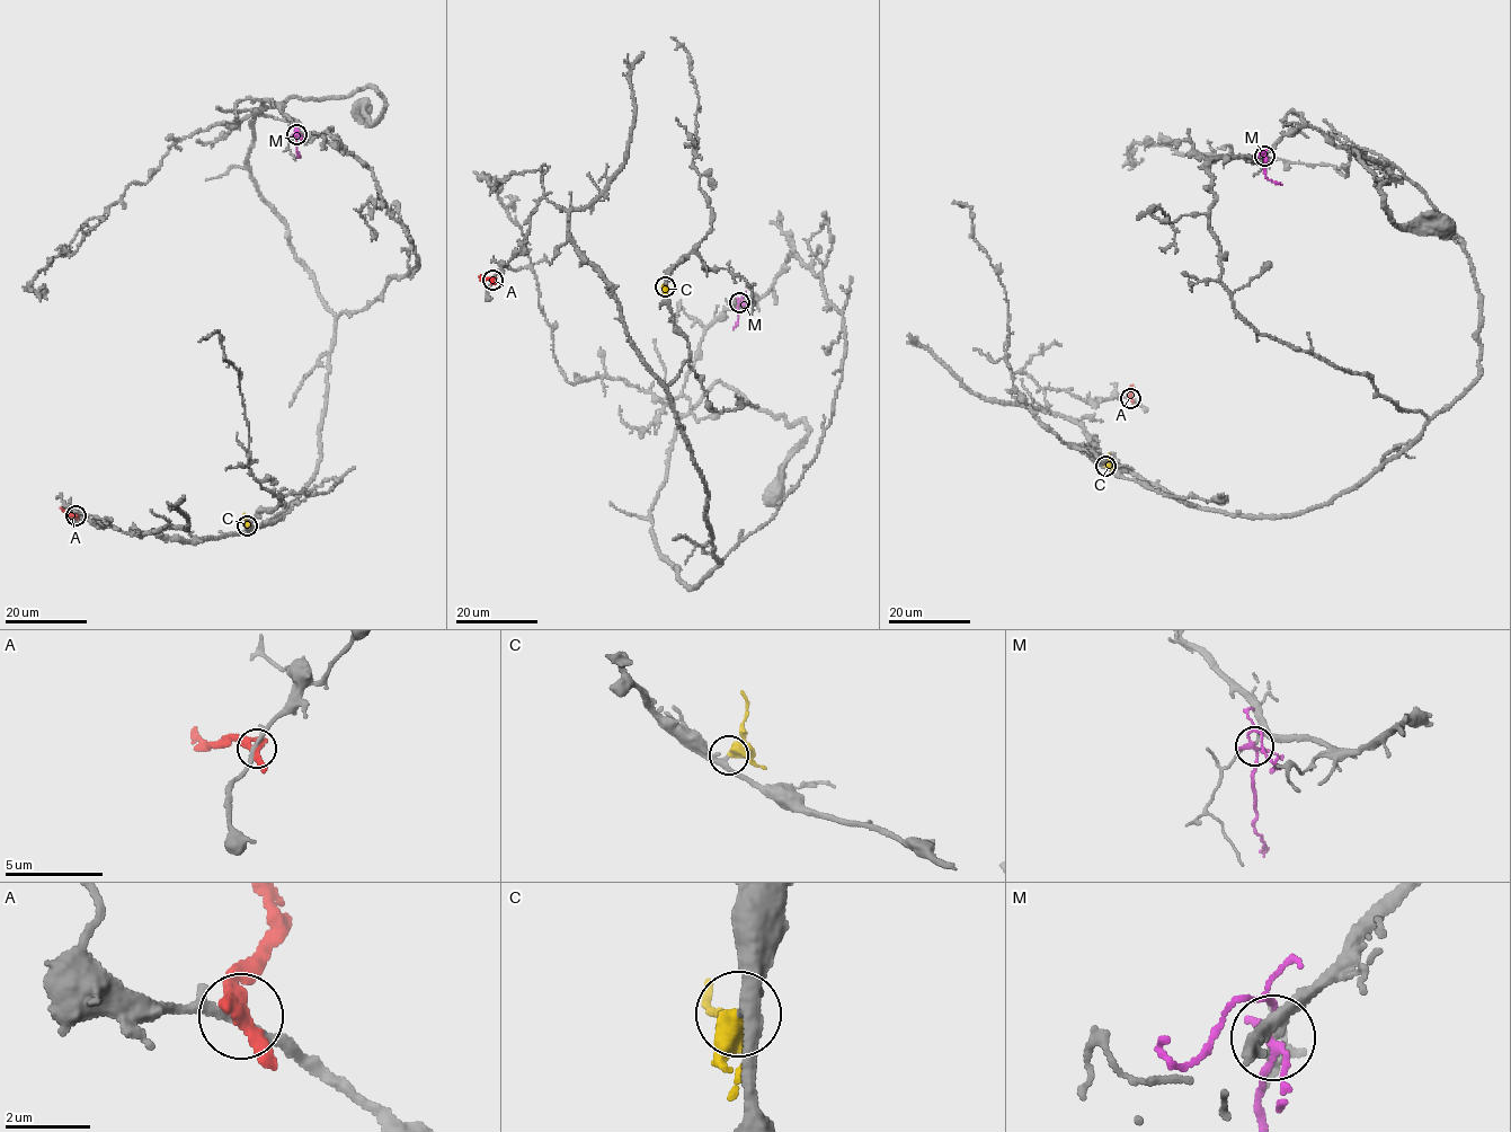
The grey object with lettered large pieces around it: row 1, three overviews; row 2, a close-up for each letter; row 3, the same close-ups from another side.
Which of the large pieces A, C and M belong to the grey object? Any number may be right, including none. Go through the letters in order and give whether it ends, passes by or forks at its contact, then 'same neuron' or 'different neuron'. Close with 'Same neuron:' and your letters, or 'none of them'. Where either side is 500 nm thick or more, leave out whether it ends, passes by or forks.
A: it passes by; different neuron
C: it passes by; same neuron
M: it forks; different neuron
Same neuron: C

